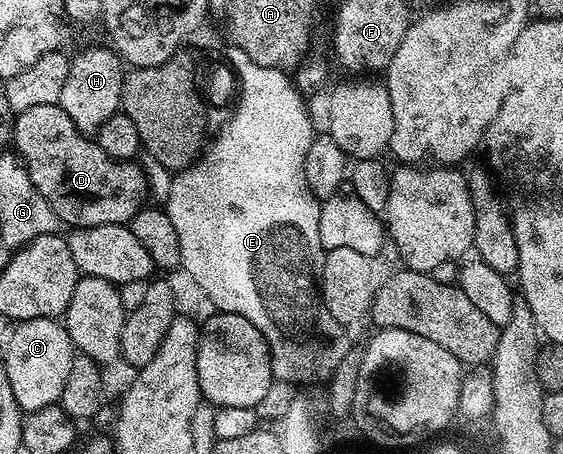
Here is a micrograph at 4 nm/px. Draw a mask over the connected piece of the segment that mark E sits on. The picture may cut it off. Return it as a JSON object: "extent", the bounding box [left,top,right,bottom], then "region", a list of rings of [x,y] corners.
{"extent":[163,53,351,383],"region":[[[245,53],[237,58],[237,69],[239,79],[249,84],[246,90],[241,91],[245,98],[253,103],[250,106],[249,114],[242,115],[237,121],[226,120],[222,124],[222,129],[218,131],[217,138],[214,141],[212,138],[208,142],[207,148],[198,156],[197,160],[174,176],[177,178],[169,185],[169,202],[164,202],[163,208],[171,219],[171,227],[175,227],[175,235],[179,235],[183,269],[189,272],[190,279],[209,296],[209,301],[214,305],[212,307],[214,310],[243,315],[243,319],[250,321],[261,332],[269,343],[269,358],[273,364],[274,378],[278,381],[292,383],[300,383],[299,381],[321,383],[332,376],[336,368],[339,367],[340,361],[351,353],[351,347],[349,347],[348,339],[345,338],[346,326],[333,321],[322,301],[314,270],[313,273],[309,270],[309,256],[312,255],[313,248],[316,250],[321,244],[319,239],[321,201],[309,189],[304,173],[304,159],[307,158],[308,149],[311,147],[315,136],[313,121],[309,118],[309,113],[305,110],[304,103],[301,102],[303,100],[302,94],[294,88],[290,78],[282,70],[269,69],[266,65],[256,65]]]}

